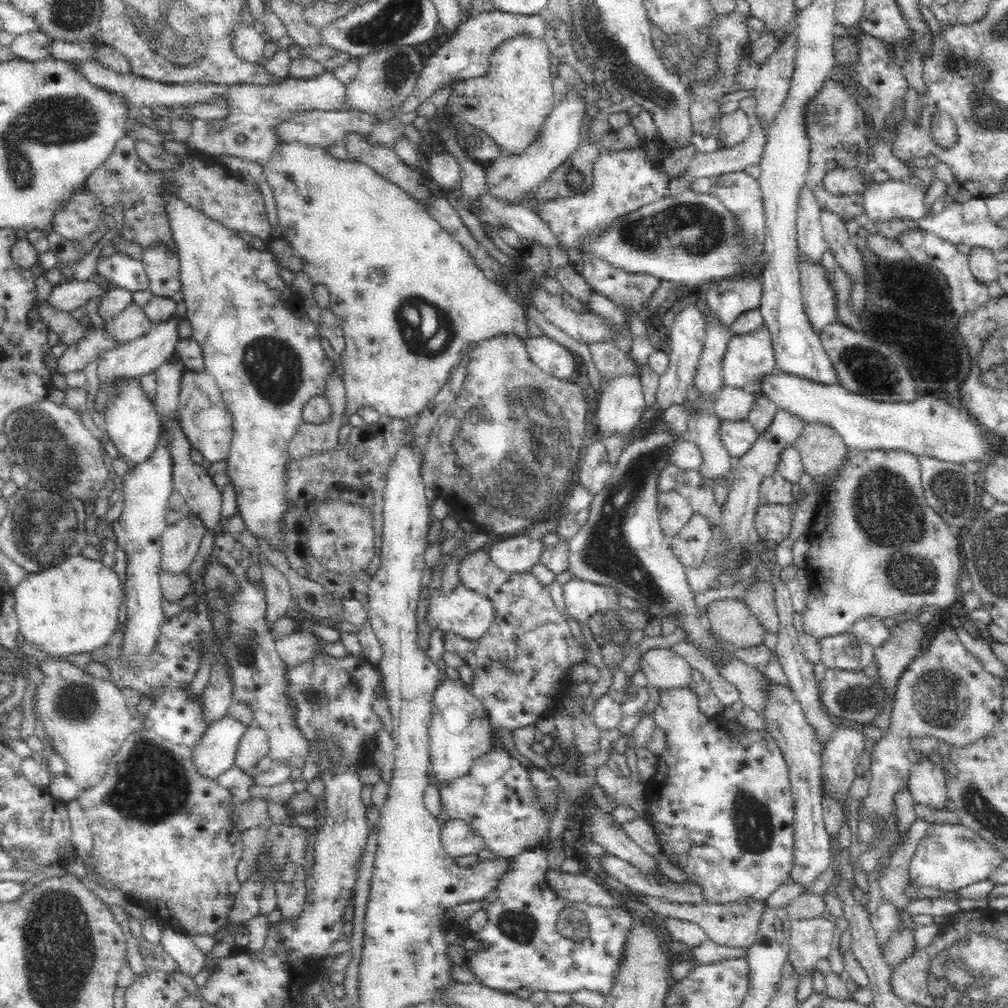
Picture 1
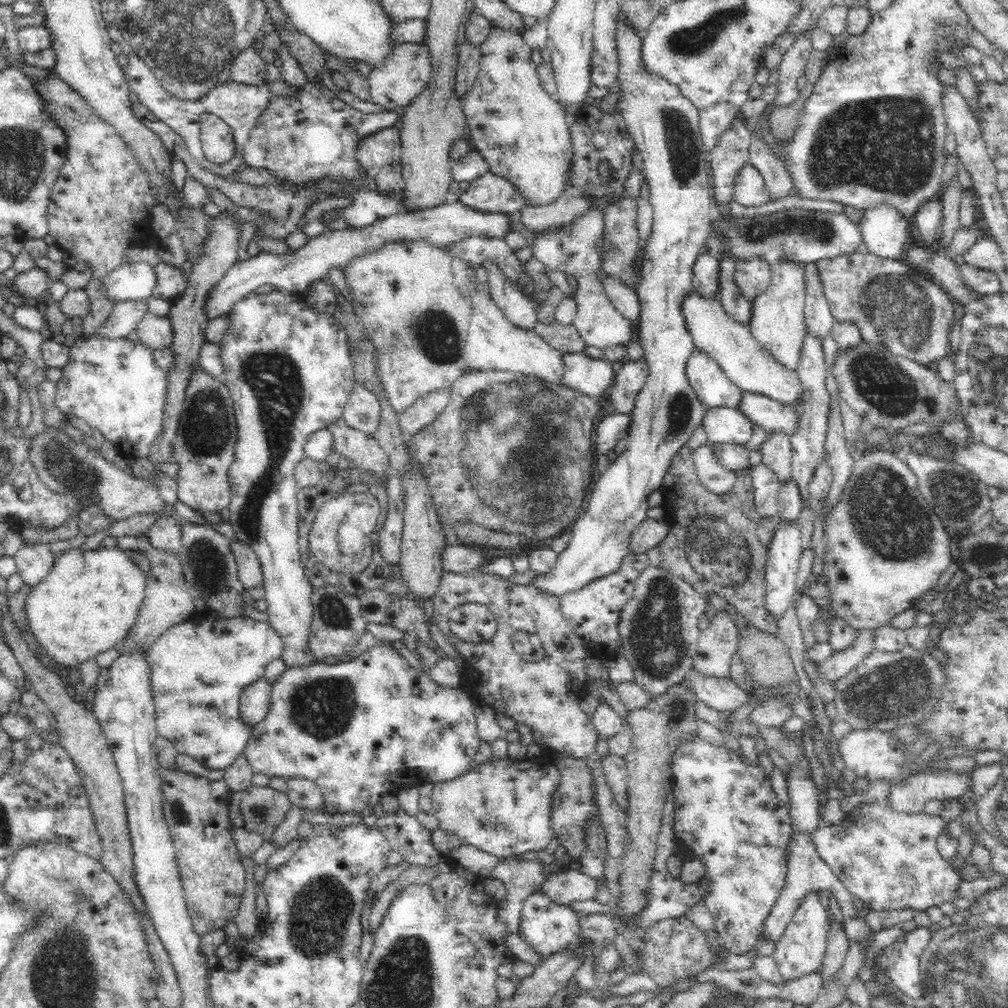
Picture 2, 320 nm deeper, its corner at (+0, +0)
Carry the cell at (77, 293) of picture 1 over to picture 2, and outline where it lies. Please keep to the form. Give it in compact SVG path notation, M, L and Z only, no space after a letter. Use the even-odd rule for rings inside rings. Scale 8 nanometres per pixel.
M123 262L100 278L100 291L114 304L144 301L155 286L154 268L147 262Z

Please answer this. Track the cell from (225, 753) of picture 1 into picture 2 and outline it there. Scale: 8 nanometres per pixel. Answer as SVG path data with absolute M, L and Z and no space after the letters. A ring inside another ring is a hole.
M266 679L250 683L239 696L239 719L252 728L267 715L271 684Z

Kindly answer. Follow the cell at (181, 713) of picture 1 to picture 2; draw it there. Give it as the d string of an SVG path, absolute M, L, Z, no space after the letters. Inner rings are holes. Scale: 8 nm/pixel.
M203 612L171 626L148 648L156 713L157 731L167 738L179 754L186 754L213 770L224 770L240 754L244 754L251 731L240 722L239 696L255 680L262 679L264 668L280 658L285 642L281 634L267 621L252 618L226 620L215 613Z

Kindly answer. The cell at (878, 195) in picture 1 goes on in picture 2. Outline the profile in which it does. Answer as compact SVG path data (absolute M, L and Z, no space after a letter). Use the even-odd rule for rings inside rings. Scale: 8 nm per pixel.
M883 202L873 207L863 208L862 218L855 225L862 237L863 250L882 258L902 258L904 244L908 238L908 218L900 213L898 207Z

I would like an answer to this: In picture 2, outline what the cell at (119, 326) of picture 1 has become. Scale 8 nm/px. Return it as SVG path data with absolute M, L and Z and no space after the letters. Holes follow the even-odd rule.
M149 311L144 314L136 328L136 341L148 346L150 350L170 348L172 328L167 316L158 317Z

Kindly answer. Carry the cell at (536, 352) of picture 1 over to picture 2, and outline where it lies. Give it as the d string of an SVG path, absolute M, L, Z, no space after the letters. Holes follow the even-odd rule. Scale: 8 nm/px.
M566 352L561 355L561 366L561 385L600 400L607 395L607 388L613 381L614 364L605 357L591 358L584 352Z

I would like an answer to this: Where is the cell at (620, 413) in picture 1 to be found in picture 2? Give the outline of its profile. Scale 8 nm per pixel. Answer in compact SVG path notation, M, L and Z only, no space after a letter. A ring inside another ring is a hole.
M640 359L637 361L625 360L622 362L622 368L620 368L616 374L613 373L613 381L607 388L606 396L612 400L612 406L614 409L616 409L616 413L620 415L629 415L630 412L632 412L638 393L644 386L648 371L649 368L647 362Z

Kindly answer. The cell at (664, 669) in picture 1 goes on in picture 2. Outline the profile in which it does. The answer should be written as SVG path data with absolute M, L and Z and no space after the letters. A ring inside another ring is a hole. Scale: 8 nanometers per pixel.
M692 667L681 682L684 690L689 690L696 701L702 701L717 711L732 712L750 702L751 693L740 688L729 677L716 677L702 673Z

